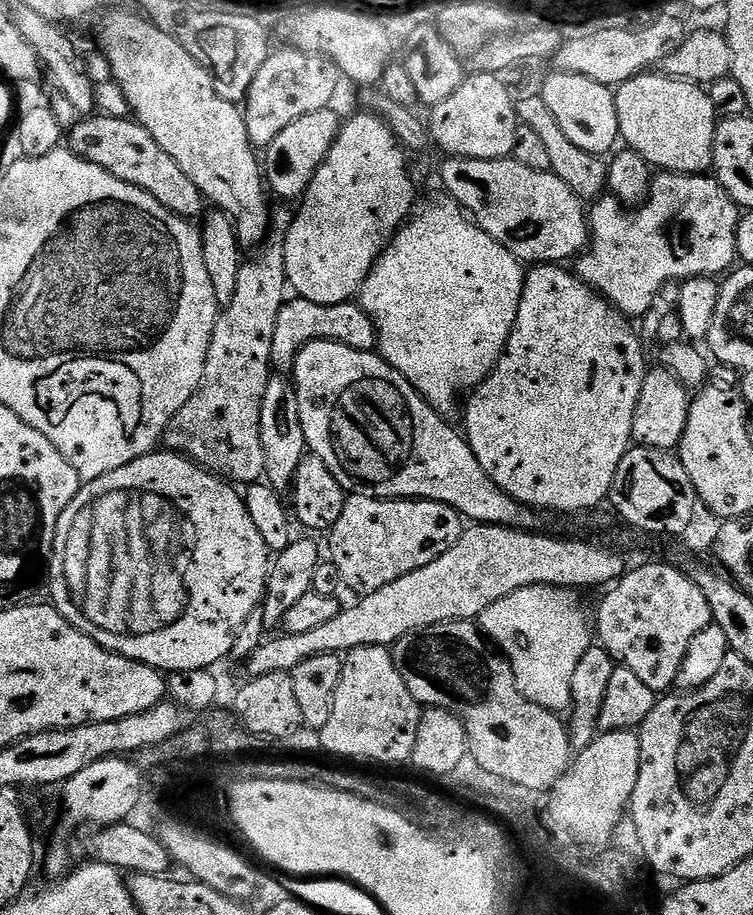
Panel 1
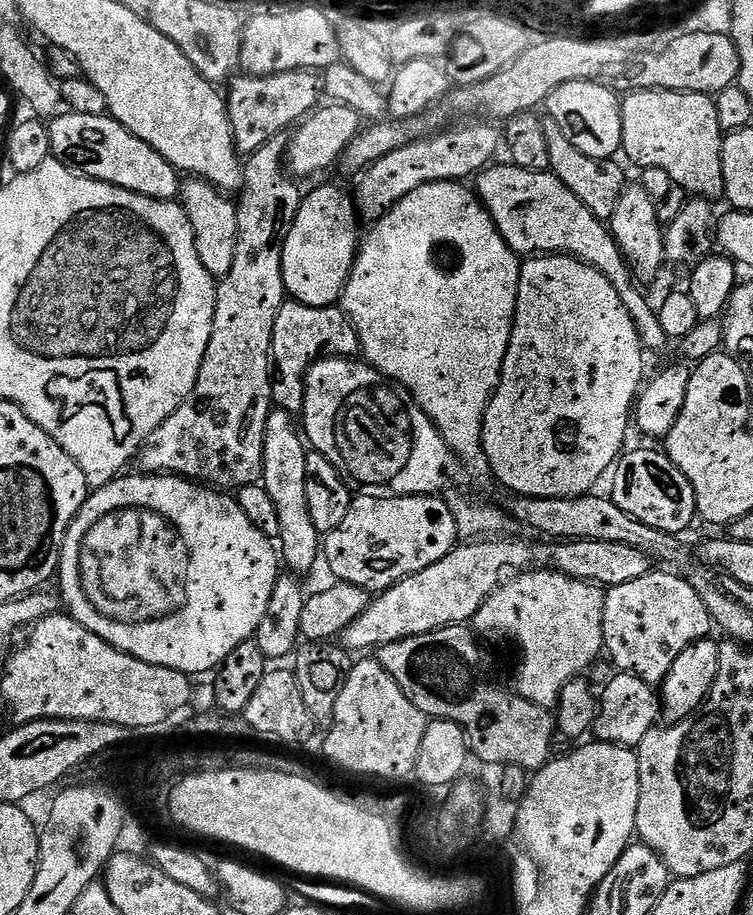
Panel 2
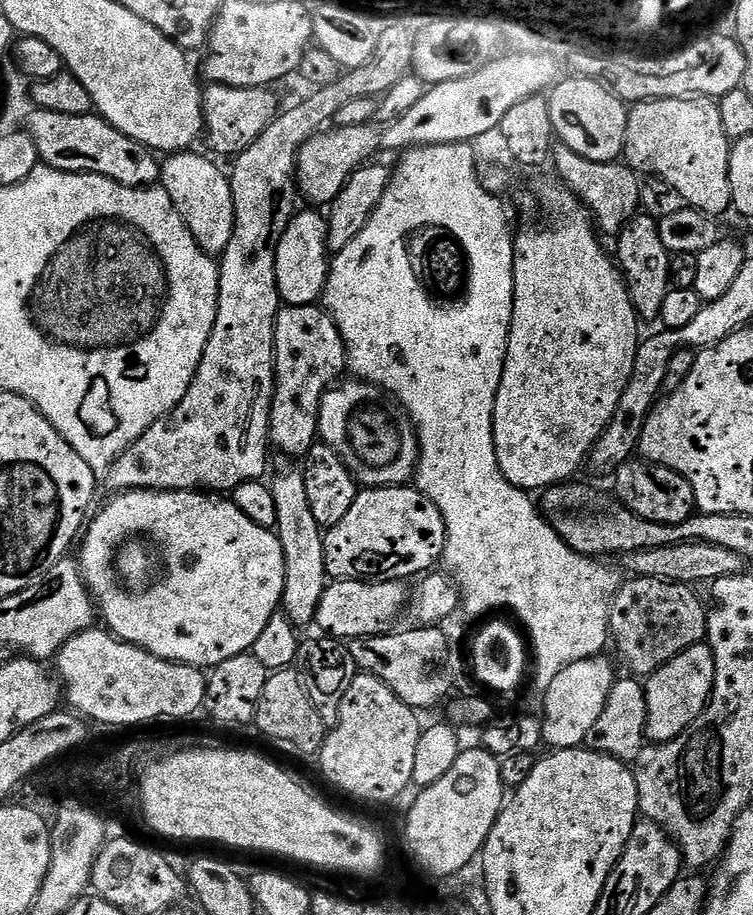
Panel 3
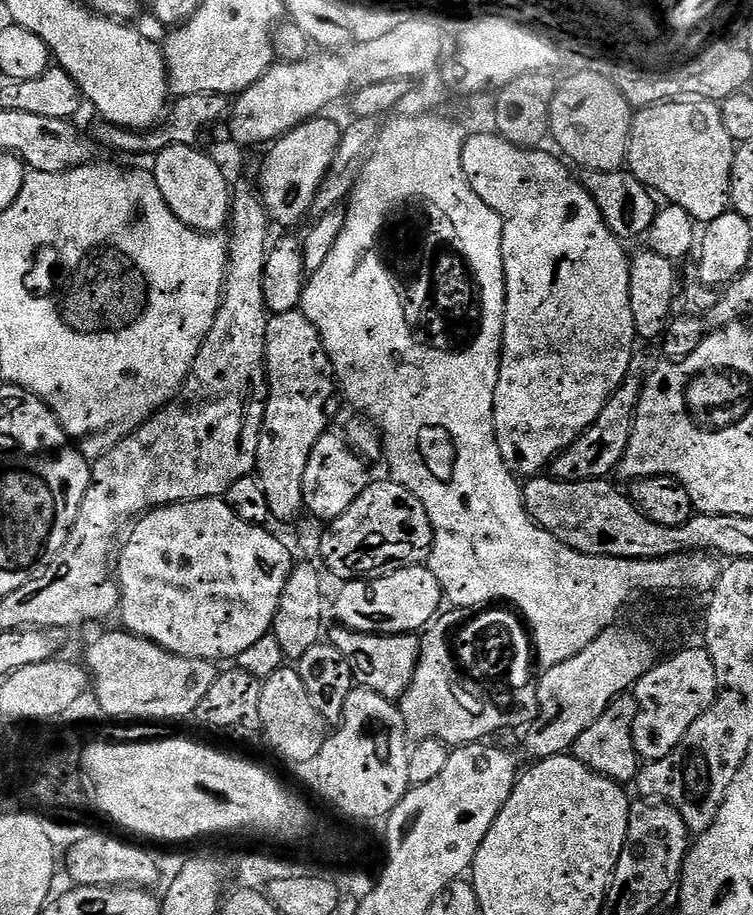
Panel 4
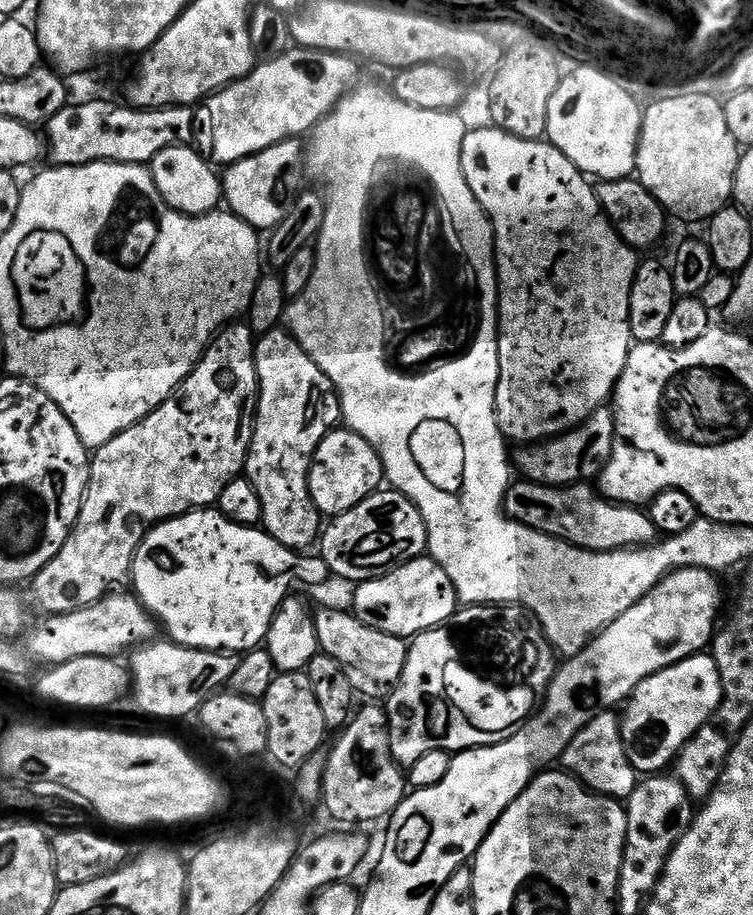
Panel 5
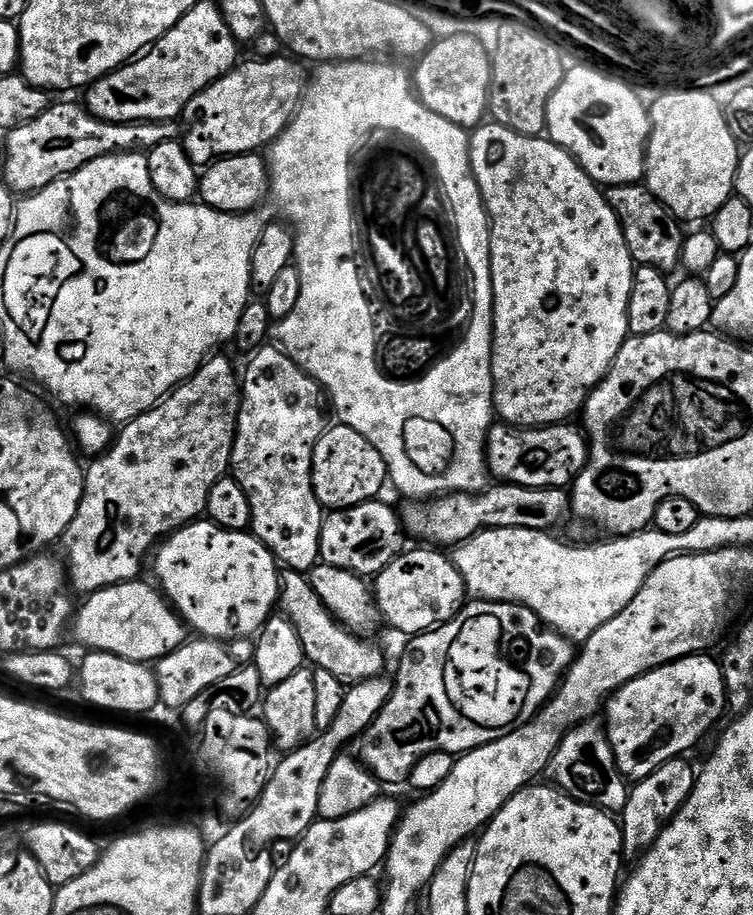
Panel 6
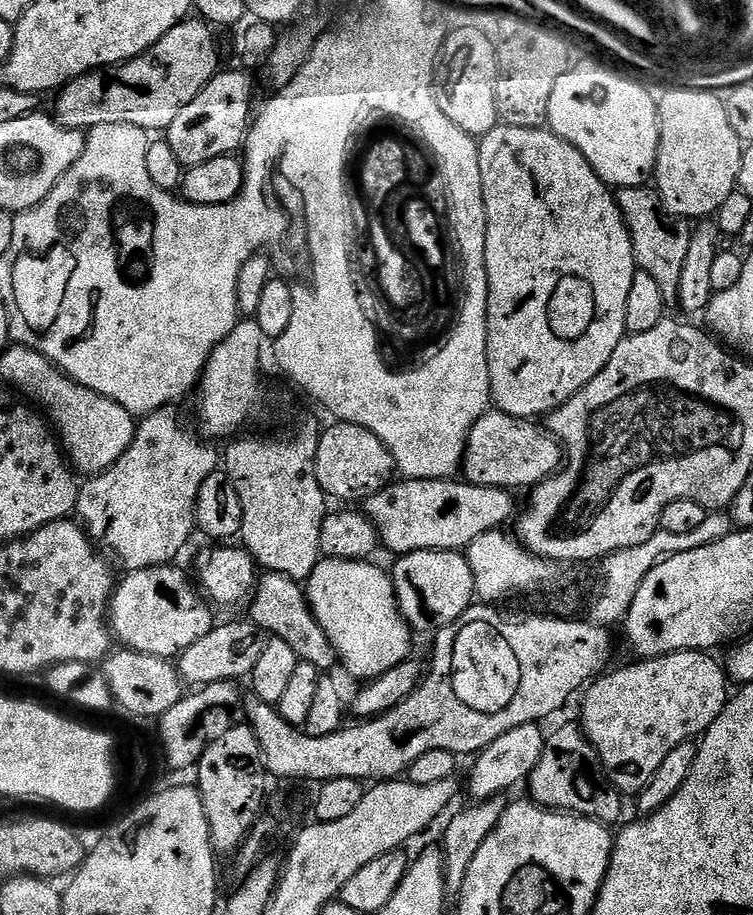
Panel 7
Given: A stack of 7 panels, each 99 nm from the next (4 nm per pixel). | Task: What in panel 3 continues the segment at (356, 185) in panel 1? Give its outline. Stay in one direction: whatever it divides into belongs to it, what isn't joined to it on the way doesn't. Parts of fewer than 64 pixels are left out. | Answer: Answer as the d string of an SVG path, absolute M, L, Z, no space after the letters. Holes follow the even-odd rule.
M297 211L286 226L276 247L276 281L278 294L287 307L316 304L323 297L328 281L330 253L328 251L328 222L319 211Z

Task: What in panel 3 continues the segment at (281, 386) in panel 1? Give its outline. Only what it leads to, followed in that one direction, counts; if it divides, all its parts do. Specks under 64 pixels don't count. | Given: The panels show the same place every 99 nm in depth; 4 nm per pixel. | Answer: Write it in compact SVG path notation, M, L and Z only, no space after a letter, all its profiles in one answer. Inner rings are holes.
M280 458L277 464L275 461L270 487L274 494L274 507L278 510L278 522L274 529L274 536L280 542L282 562L286 566L282 612L290 618L290 622L295 624L297 629L304 630L307 624L311 625L316 619L316 611L329 574L324 557L325 533L310 510L310 501L306 498L303 471L297 465L295 468L292 464L295 463L288 458Z

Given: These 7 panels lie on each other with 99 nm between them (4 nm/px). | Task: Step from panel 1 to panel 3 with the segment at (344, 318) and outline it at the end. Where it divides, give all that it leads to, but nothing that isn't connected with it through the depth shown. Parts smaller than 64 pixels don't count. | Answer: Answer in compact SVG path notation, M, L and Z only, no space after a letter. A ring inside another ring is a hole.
M307 304L293 308L281 307L280 313L276 316L274 354L276 355L276 386L272 389L272 409L268 415L268 439L271 447L275 451L277 448L285 457L303 458L308 455L312 445L318 440L316 422L320 417L320 399L324 397L324 393L330 386L335 385L345 375L348 351L344 349L344 339L331 316L324 311L323 307Z

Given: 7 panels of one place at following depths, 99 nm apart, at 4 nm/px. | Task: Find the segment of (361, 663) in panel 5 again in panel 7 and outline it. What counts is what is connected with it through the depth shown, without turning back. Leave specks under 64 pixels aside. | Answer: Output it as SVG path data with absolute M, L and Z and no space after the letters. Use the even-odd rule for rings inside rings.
M264 572L250 597L250 619L258 625L269 637L286 642L290 650L299 658L300 663L309 664L328 674L337 667L336 651L326 638L326 630L318 626L318 618L314 618L312 607L308 604L308 597L301 581L291 580L286 574Z

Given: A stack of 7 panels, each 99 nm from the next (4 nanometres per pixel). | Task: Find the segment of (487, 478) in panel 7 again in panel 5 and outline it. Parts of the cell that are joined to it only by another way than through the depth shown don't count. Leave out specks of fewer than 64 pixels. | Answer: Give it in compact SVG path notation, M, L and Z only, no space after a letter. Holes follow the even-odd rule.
M611 407L599 408L590 418L586 418L578 427L571 428L561 436L551 440L542 440L539 444L530 444L515 453L514 468L525 481L533 484L546 484L550 488L566 488L570 484L592 482L599 477L606 466L616 441L616 427Z

